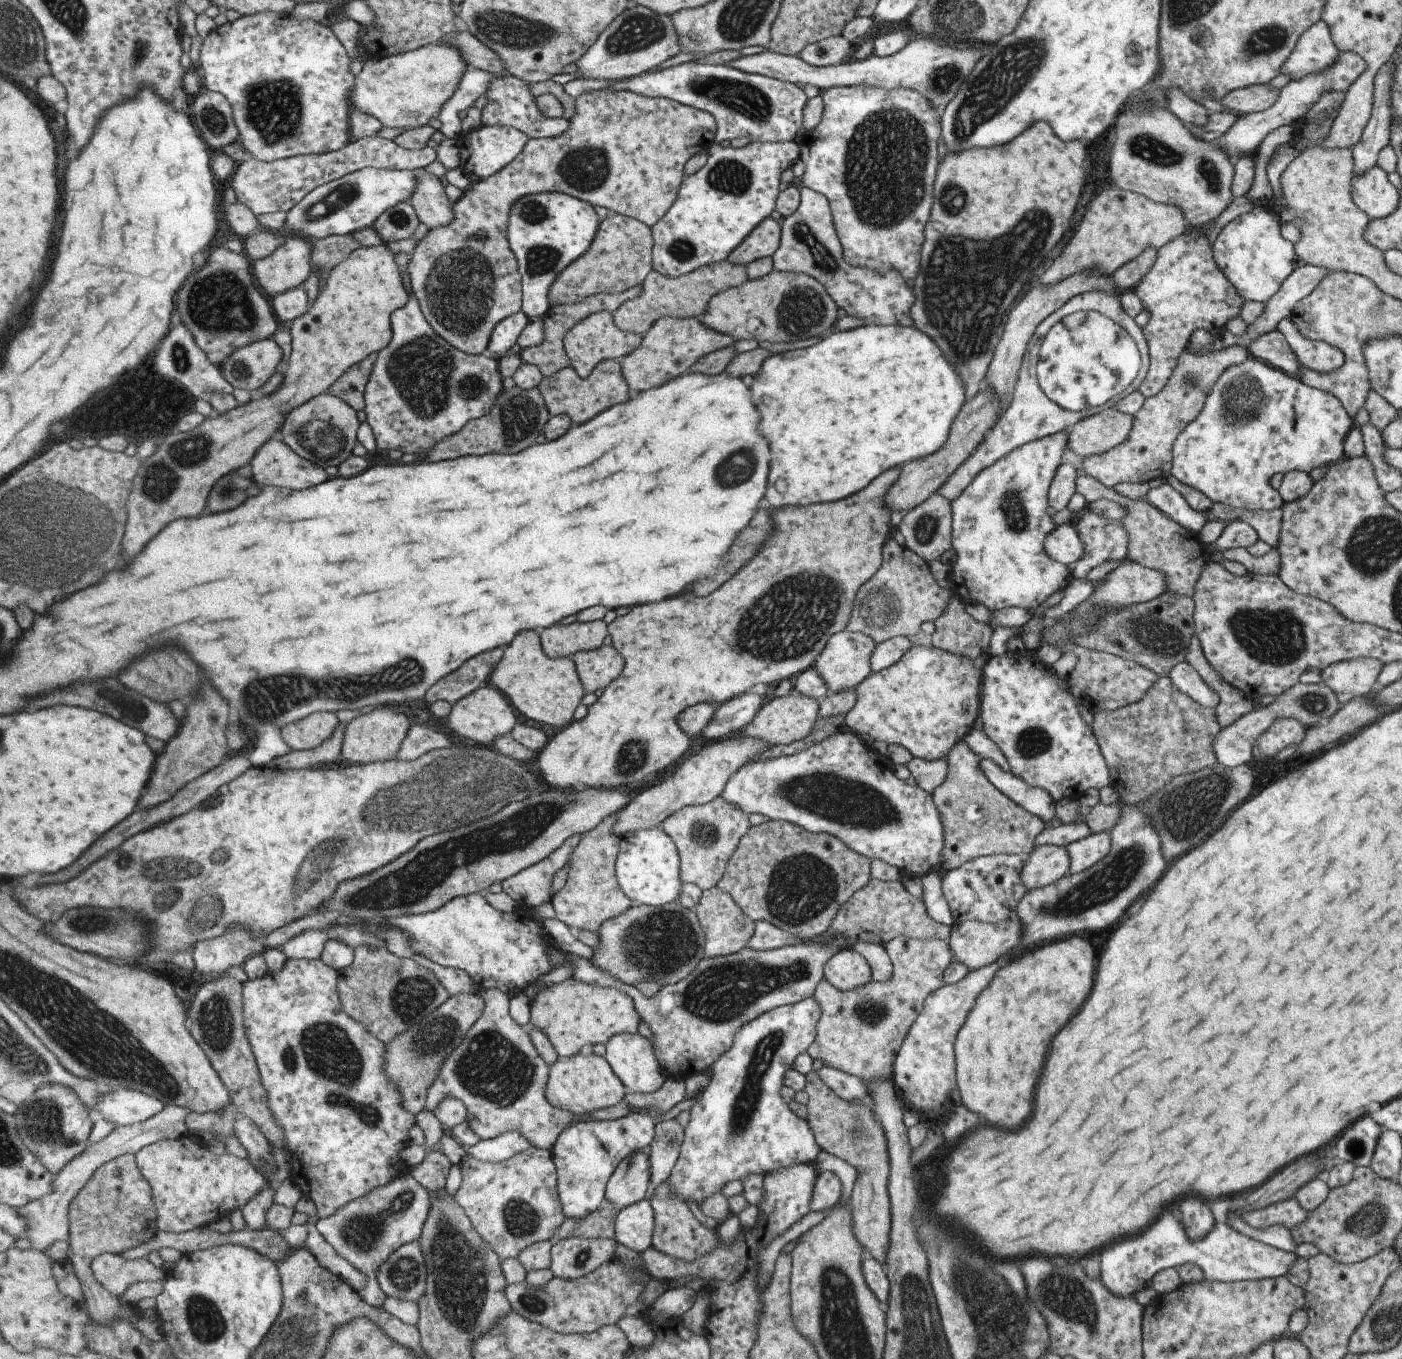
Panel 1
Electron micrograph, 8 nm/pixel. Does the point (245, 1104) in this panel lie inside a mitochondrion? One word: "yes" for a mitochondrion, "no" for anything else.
no

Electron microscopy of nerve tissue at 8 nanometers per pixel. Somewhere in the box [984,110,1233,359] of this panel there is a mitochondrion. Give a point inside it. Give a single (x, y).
(1151, 149)

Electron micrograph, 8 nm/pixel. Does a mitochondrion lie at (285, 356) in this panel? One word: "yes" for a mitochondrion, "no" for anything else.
no

